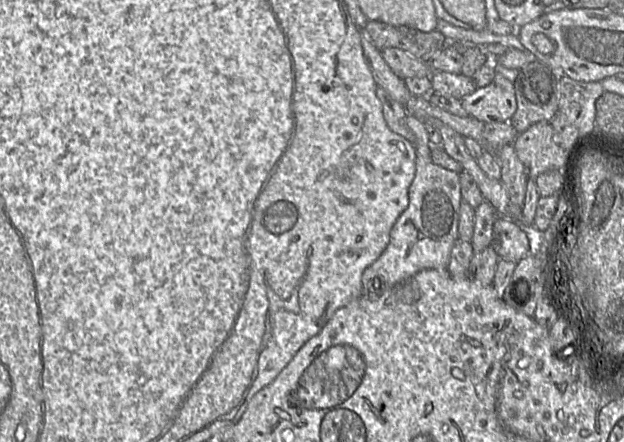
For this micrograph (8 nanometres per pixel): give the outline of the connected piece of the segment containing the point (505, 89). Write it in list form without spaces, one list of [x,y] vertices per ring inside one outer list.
[[[496,72],[493,81],[461,99],[469,116],[483,123],[509,122],[517,109],[514,84]]]

